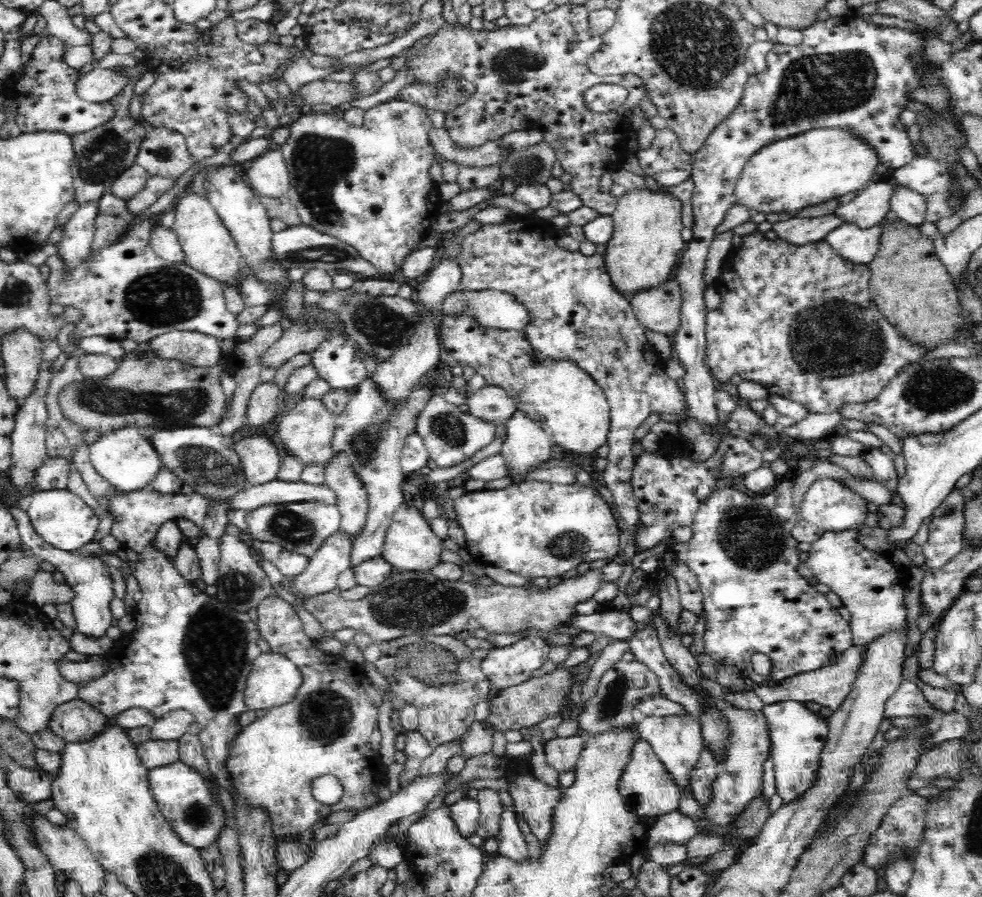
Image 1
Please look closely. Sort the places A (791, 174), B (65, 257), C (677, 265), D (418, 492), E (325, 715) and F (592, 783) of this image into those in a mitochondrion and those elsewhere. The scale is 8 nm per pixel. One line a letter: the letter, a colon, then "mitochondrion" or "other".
A: other
B: other
C: other
D: other
E: mitochondrion
F: other

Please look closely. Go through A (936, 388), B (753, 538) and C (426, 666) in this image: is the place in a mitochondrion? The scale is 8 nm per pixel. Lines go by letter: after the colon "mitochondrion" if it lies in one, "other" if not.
A: mitochondrion
B: mitochondrion
C: mitochondrion

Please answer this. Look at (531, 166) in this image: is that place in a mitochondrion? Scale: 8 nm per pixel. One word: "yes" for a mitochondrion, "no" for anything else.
yes

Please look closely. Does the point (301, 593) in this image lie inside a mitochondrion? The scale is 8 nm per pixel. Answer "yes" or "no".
no

